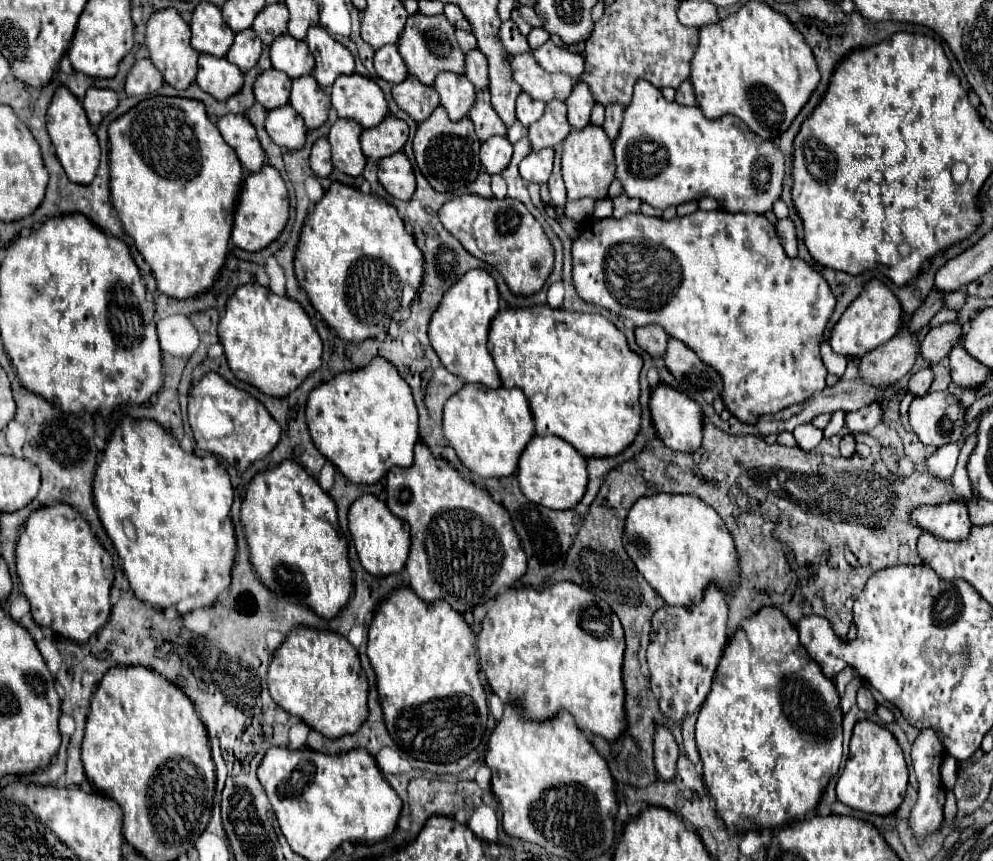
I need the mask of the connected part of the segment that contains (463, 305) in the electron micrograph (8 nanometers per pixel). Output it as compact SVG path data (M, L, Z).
M471 269L463 279L459 279L443 297L441 307L431 317L429 341L439 355L443 367L453 375L461 377L465 383L479 383L489 389L501 387L499 373L487 351L487 333L493 317L501 307L501 295L495 279L483 269Z

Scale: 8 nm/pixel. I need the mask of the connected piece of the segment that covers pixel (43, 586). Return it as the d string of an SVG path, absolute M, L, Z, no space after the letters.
M51 505L33 511L17 541L17 575L23 595L31 603L31 615L53 633L87 643L109 619L109 591L113 585L113 561L91 533L89 523L71 505Z

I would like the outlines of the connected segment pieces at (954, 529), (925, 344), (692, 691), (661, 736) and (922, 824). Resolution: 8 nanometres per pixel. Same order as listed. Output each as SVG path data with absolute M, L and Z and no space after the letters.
M957 501L933 507L919 507L911 513L911 517L917 525L921 525L923 531L929 531L943 539L963 539L965 535L969 535L971 527L967 507Z
M943 323L927 331L927 335L921 341L921 357L925 357L931 365L941 361L953 345L957 345L961 339L961 323Z
M709 587L699 605L687 609L665 605L655 613L647 659L651 671L651 689L667 717L683 721L687 713L693 713L701 707L711 691L711 681L725 649L727 613L729 599L717 587Z
M657 727L655 735L655 767L661 779L671 781L679 759L679 745L667 727Z
M921 731L921 735L911 745L911 763L913 763L913 769L915 769L915 775L917 775L917 783L919 783L919 799L917 799L915 807L913 807L909 825L911 825L911 829L917 835L917 839L919 839L921 845L925 843L923 837L929 831L937 831L939 825L941 825L941 821L943 821L945 787L943 787L941 775L939 775L939 767L941 767L943 755L945 755L945 749L943 749L943 745L941 745L941 741L939 741L939 737L937 737L935 731Z

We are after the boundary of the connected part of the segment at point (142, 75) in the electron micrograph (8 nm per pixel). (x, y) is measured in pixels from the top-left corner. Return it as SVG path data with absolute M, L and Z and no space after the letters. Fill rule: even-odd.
M141 59L137 61L125 81L125 93L127 95L145 95L153 93L163 85L163 75L161 71L153 65L151 59Z

